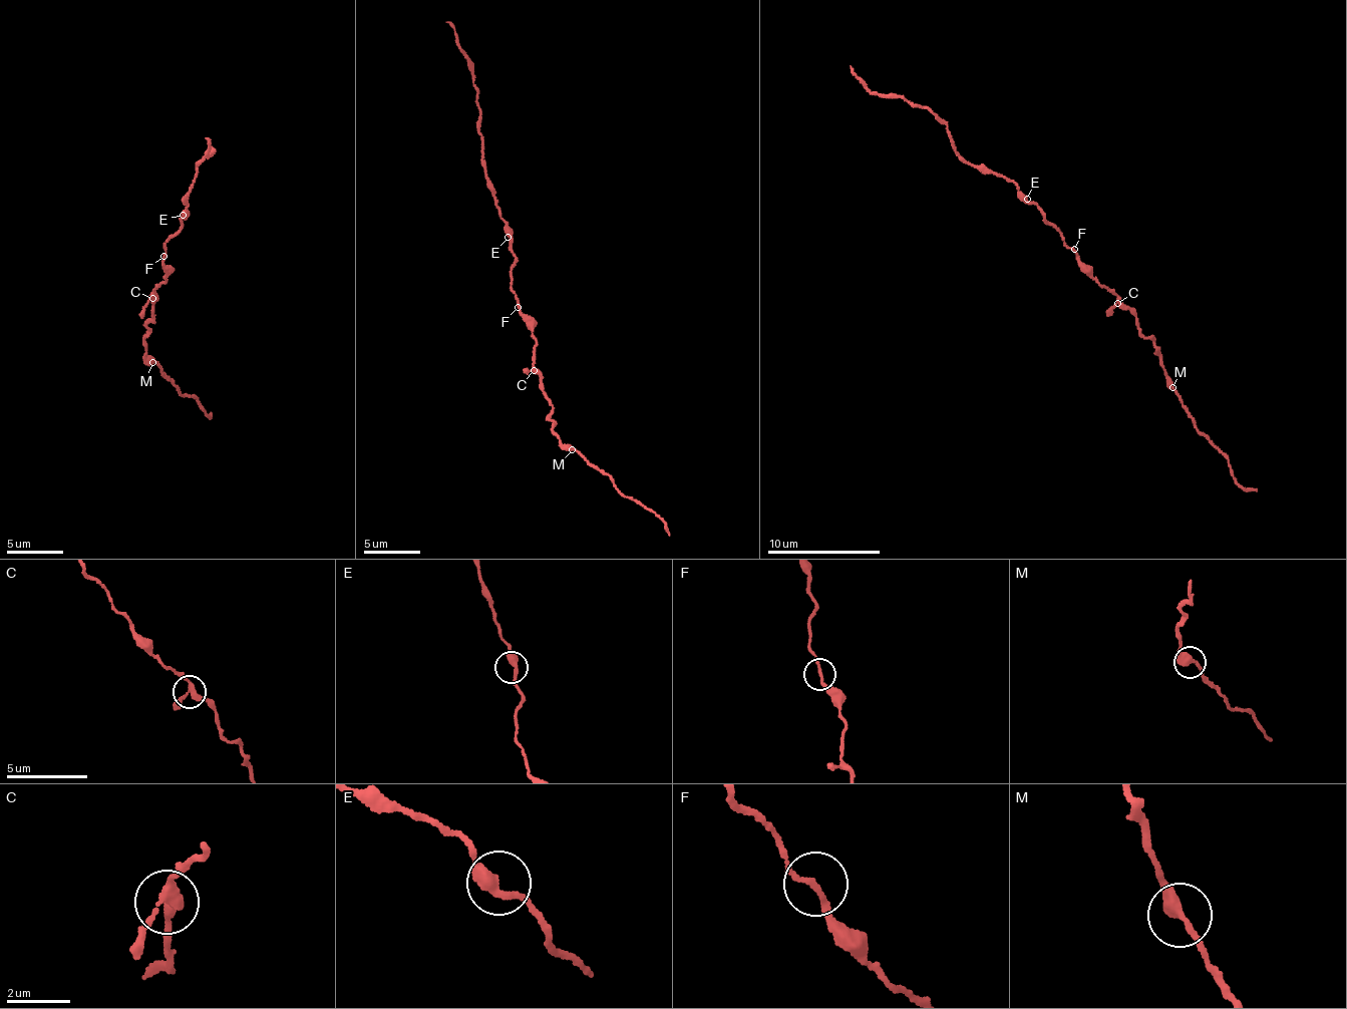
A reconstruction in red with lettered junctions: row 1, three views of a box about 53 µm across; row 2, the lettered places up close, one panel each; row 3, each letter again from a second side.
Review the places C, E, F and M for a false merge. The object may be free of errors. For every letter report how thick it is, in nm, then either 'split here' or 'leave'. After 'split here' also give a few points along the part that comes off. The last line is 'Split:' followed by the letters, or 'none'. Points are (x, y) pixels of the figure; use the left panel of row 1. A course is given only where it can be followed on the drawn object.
C: 260 nm | leave
E: 360 nm | leave
F: 160 nm | leave
M: 360 nm | leave
Split: none

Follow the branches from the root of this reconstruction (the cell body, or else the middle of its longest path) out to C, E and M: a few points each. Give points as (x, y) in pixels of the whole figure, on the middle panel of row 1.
C: (518, 304), (536, 342), (534, 370)
E: (518, 304), (510, 283), (511, 272), (517, 261), (508, 237)
M: (518, 304), (536, 342), (534, 363), (552, 408), (552, 430), (561, 442), (571, 450)

